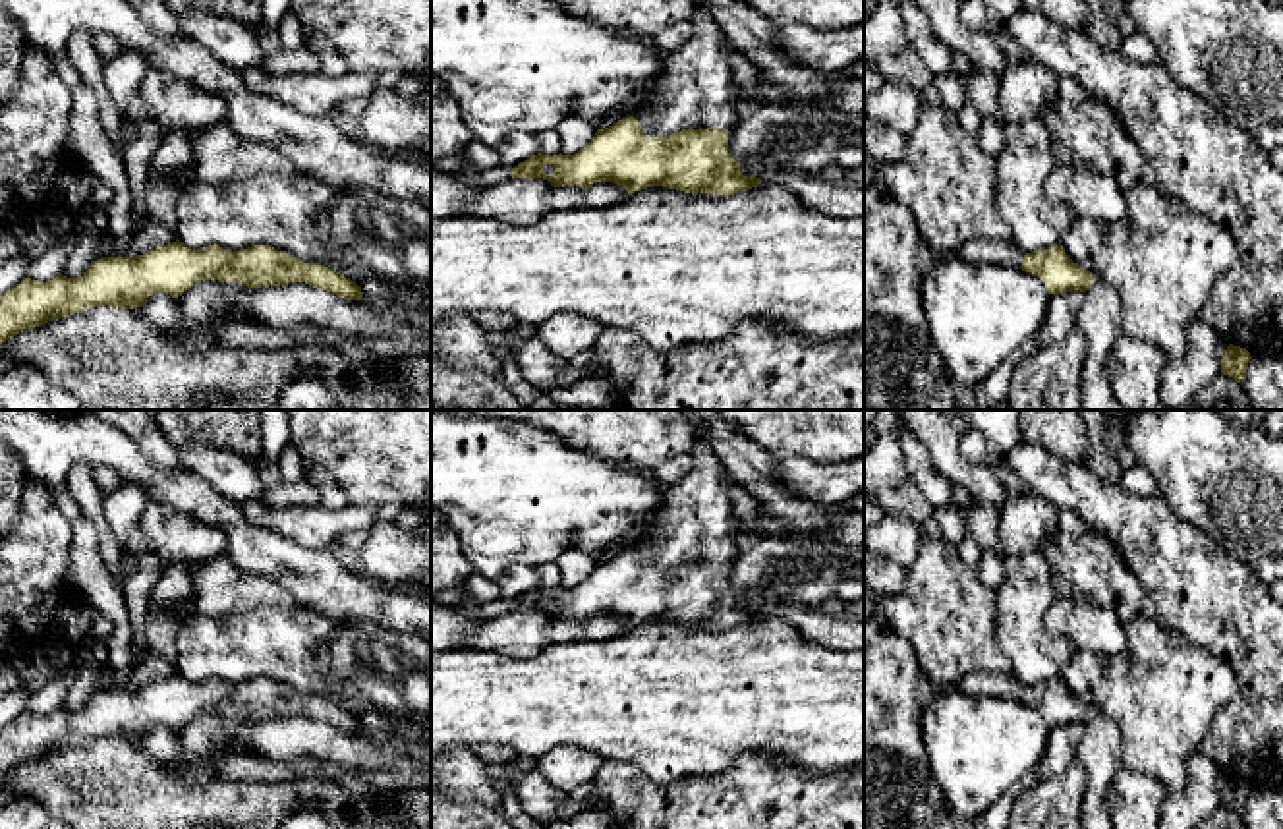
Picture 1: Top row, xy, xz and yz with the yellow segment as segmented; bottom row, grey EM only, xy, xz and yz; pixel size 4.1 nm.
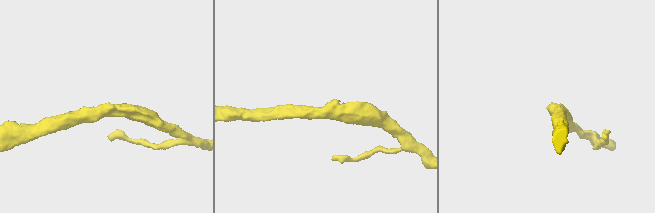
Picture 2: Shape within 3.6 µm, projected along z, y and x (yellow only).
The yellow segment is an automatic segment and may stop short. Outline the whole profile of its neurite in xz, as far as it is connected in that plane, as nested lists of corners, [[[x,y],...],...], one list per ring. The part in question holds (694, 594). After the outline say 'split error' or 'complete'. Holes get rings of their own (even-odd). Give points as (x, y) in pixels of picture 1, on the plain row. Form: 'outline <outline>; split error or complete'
outline [[[701,435],[696,437],[690,456],[690,472],[678,483],[665,487],[655,528],[640,551],[622,551],[597,562],[595,570],[574,587],[537,586],[514,599],[512,611],[543,611],[553,620],[582,622],[597,615],[614,615],[628,626],[663,618],[684,626],[734,628],[761,616],[761,611],[742,607],[740,595],[728,586],[728,562],[740,555],[744,543],[734,537],[725,466]]]; split error

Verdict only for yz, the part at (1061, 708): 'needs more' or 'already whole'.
needs more

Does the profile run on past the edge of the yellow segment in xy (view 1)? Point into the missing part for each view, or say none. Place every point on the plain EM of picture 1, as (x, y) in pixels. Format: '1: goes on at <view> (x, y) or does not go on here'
1: does not go on here

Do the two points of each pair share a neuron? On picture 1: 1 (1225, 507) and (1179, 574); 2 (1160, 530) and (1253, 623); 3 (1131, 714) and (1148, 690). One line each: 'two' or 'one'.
1: two
2: one
3: one

